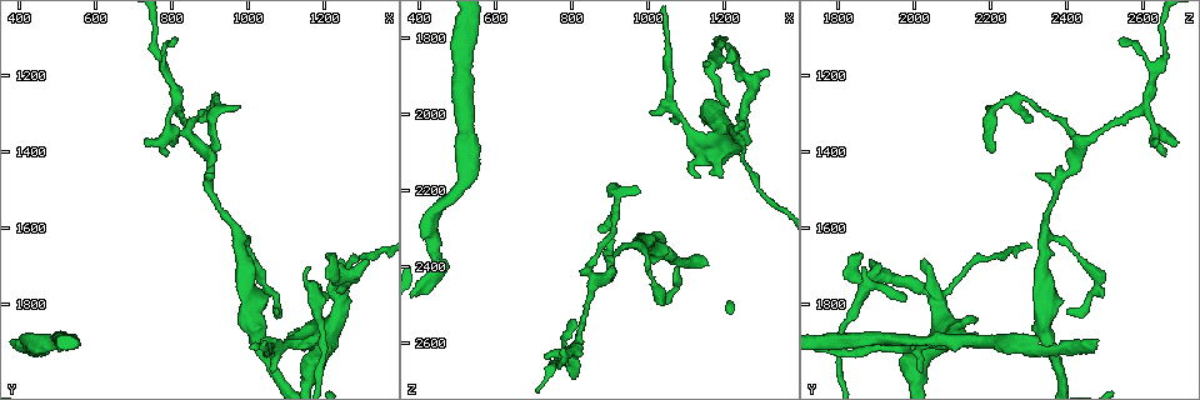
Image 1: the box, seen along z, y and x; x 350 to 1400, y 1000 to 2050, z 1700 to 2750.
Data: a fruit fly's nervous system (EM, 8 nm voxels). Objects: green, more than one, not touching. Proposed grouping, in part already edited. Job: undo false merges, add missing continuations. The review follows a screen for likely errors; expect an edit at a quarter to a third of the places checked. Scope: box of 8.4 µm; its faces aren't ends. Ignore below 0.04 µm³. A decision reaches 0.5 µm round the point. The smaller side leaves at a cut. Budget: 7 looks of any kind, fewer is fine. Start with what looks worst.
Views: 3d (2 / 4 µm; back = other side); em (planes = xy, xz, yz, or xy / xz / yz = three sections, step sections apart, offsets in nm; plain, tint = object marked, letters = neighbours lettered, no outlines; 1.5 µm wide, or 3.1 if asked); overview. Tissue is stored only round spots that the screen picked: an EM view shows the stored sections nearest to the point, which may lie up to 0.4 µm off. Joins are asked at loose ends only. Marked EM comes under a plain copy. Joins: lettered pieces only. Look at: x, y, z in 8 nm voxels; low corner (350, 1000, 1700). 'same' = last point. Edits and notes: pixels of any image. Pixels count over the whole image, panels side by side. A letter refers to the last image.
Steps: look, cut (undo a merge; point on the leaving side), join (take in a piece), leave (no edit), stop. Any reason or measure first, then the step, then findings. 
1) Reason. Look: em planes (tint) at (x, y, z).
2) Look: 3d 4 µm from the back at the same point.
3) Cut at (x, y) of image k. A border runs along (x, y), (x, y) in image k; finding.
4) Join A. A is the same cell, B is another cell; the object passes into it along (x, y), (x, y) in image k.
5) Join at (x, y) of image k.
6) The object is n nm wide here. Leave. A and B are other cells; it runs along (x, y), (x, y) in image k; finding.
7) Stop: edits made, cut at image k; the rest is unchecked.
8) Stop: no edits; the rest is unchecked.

An open end. Look: em xy step 8 (tint) at (1200, 1670, 1855).

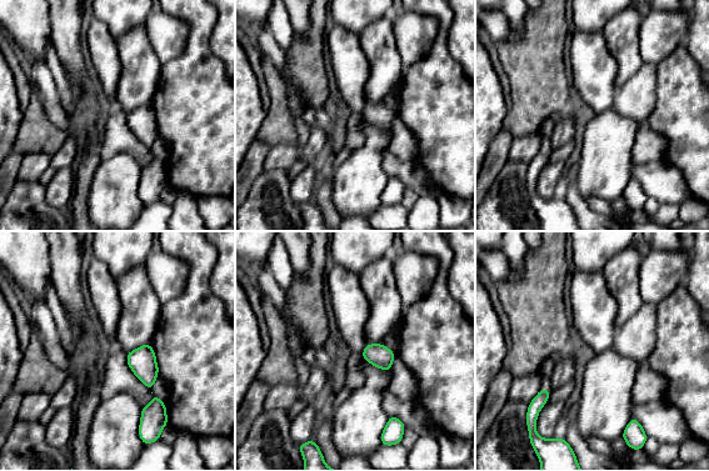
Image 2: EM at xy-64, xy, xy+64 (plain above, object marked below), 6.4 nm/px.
Another direction. Look: em planes (letters) at the same point.

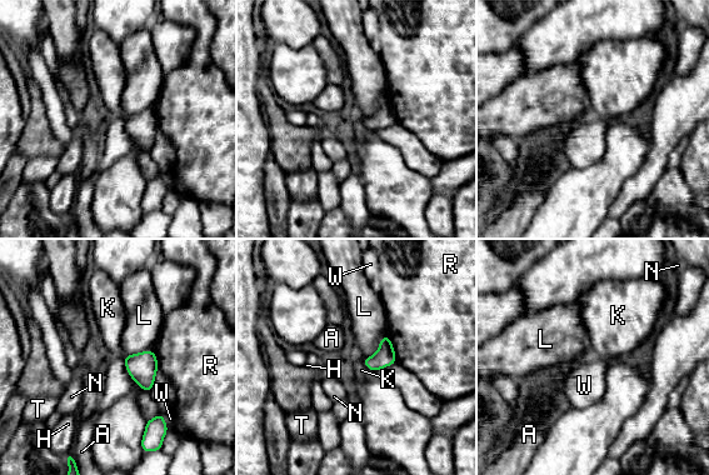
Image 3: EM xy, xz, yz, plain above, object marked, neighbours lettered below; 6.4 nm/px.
Leave. A, H, K, L, N, R, T and W are other cells; a border runs along (146, 420), (161, 413), (168, 429) in image 3; no lettered piece goes on from it.

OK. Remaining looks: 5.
An open end. Look: em xy step 4 (letters) at (800, 1110, 2535).

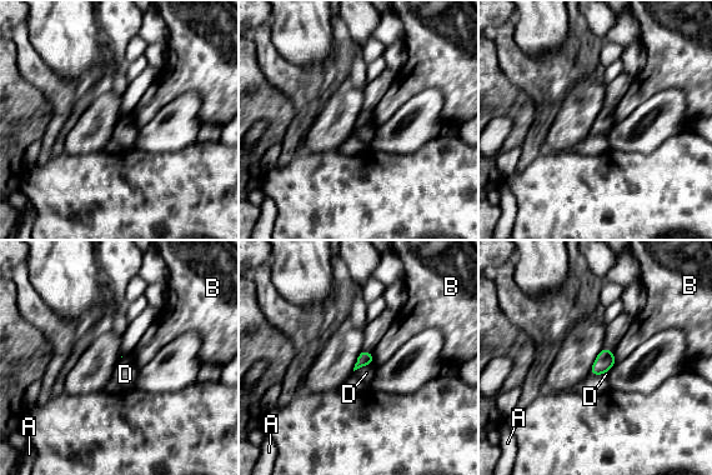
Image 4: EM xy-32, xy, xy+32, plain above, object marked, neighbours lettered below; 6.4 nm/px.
Leave. A, B and D are other cells; a border runs along (372, 363), (365, 364), (354, 371) in image 4; none of them fits.

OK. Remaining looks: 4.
Narrows sharply. Look: 3d 4 µm at (835, 1330, 2530).

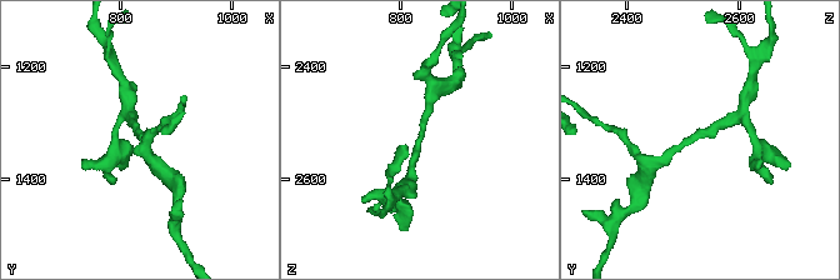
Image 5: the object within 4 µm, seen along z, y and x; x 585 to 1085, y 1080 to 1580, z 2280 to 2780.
Look: em 3.1 µm planes (tint) at (840, 1325, 2535).

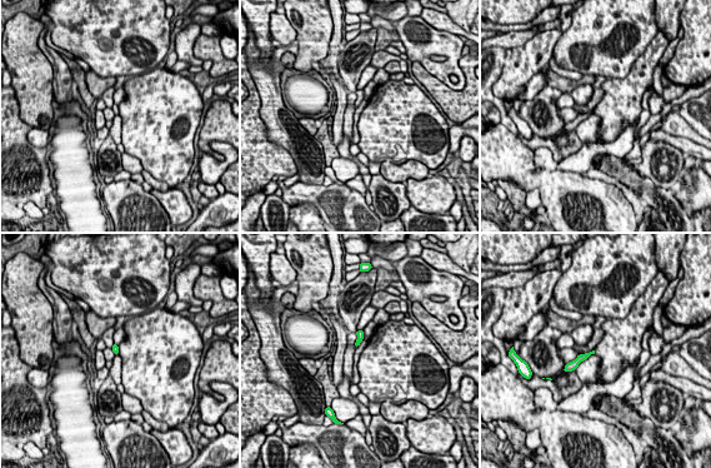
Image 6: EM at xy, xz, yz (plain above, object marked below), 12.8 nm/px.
Look: em 3.1 µm planes (letters) at the same point.

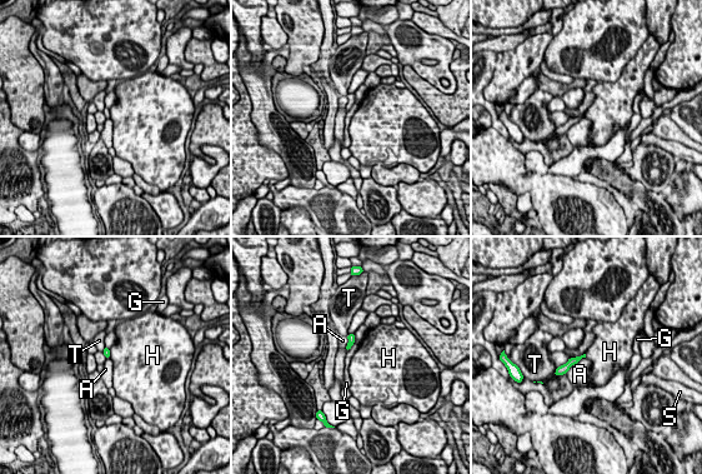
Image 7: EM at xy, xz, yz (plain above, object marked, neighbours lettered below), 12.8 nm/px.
The object is 60 nm wide here; the longest contact is with A, 260 nm. Leave. A, G, H, S and T are other cells; all the same neuron.

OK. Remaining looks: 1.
Stop: no edits; the rest is unchecked.

